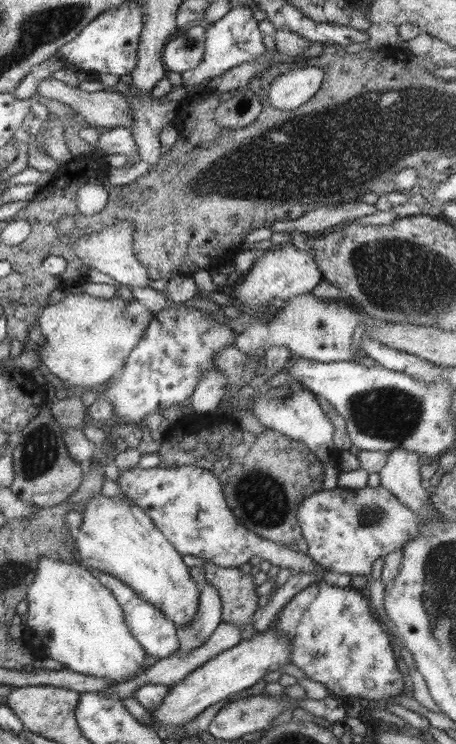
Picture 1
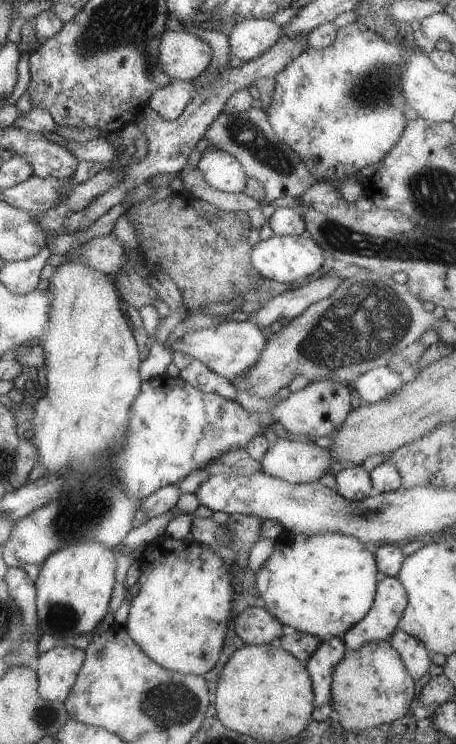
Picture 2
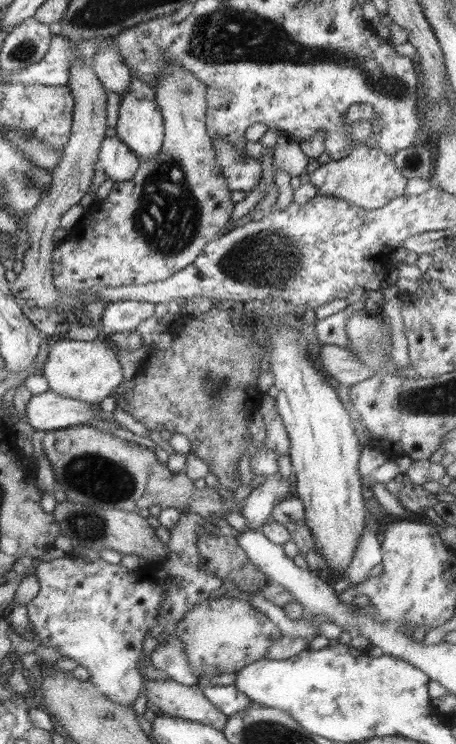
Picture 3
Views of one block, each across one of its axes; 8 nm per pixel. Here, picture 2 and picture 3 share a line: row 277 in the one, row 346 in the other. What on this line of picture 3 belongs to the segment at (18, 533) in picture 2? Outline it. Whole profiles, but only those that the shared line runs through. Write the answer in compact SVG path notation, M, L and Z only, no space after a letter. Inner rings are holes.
M101 337L92 341L60 339L50 346L42 375L48 380L50 391L82 402L99 404L106 396L116 394L126 385L118 353L109 341Z

